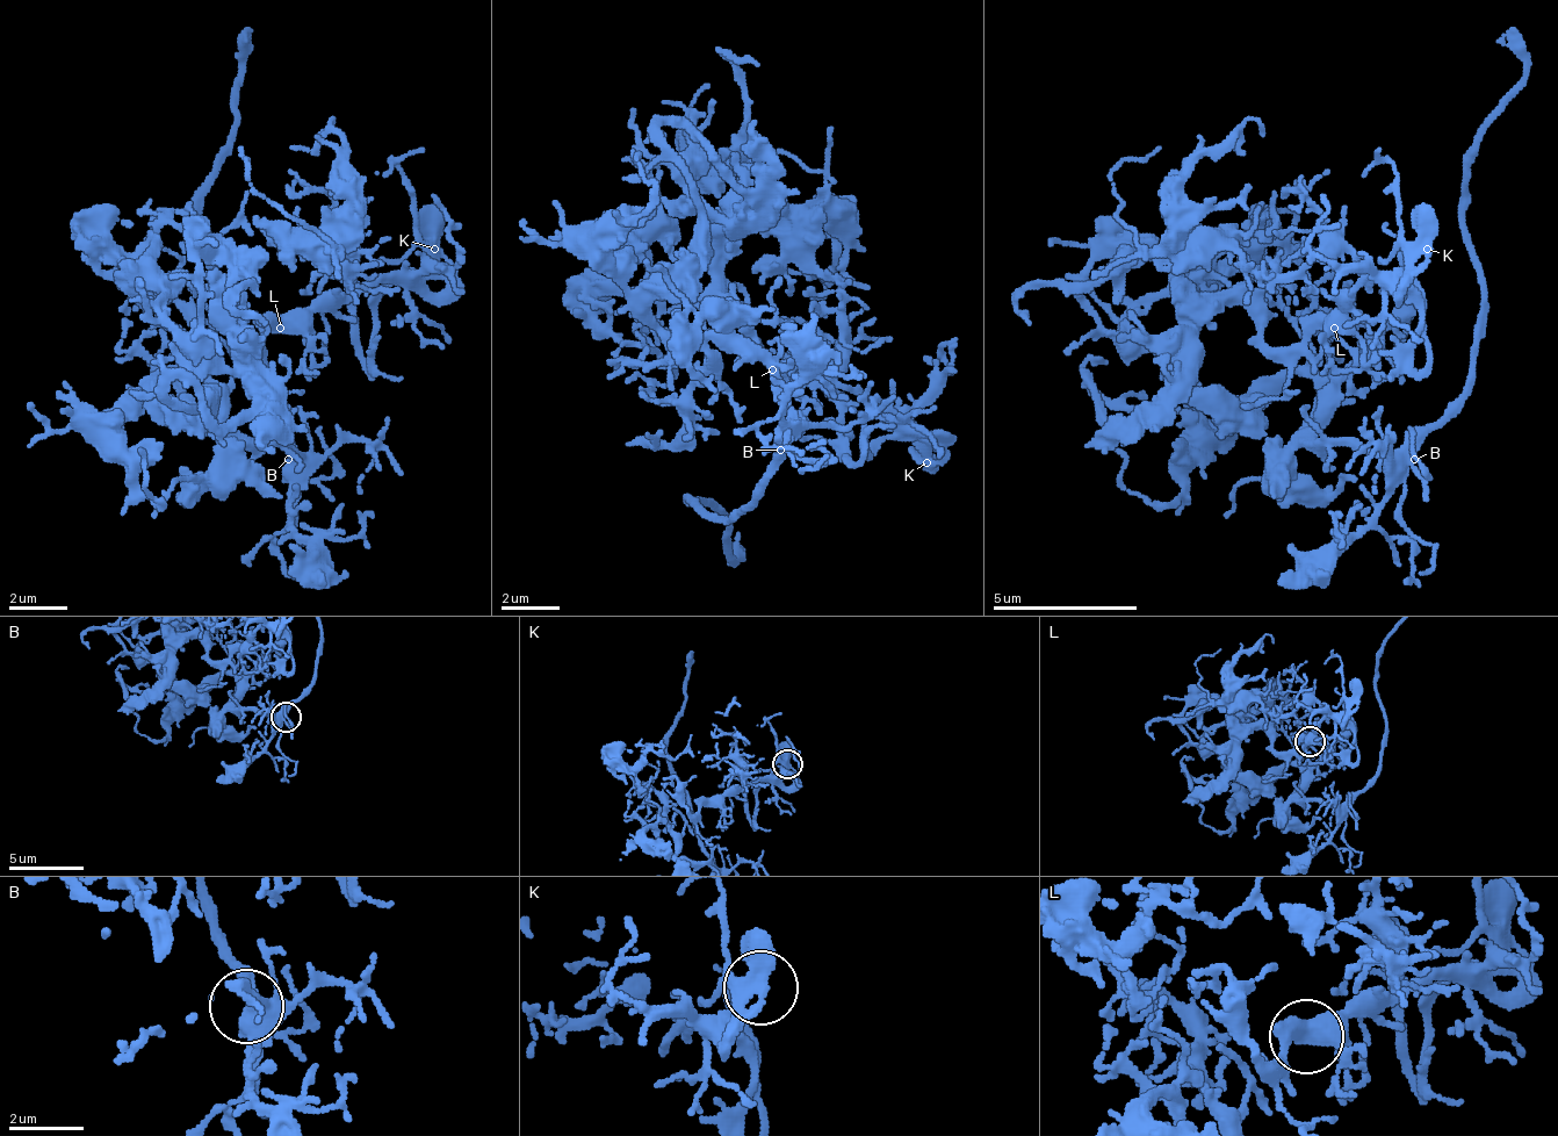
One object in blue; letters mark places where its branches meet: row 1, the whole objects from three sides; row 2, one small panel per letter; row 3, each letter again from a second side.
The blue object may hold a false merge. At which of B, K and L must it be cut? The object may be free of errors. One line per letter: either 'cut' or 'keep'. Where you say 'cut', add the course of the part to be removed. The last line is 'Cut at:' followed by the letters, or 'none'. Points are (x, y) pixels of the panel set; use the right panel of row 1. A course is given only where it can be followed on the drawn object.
B: keep
K: keep
L: keep
Cut at: none

